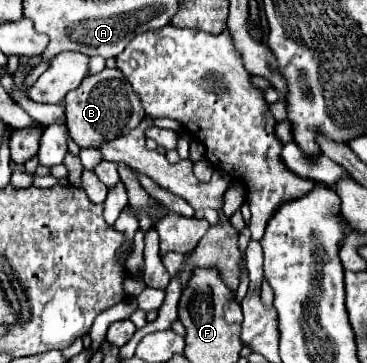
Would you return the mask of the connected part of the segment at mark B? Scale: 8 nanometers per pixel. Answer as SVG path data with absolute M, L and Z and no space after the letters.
M103 69L97 75L85 77L77 89L67 93L65 111L69 135L81 149L95 149L95 145L103 145L103 141L113 141L115 137L127 135L145 117L139 97L119 69Z

